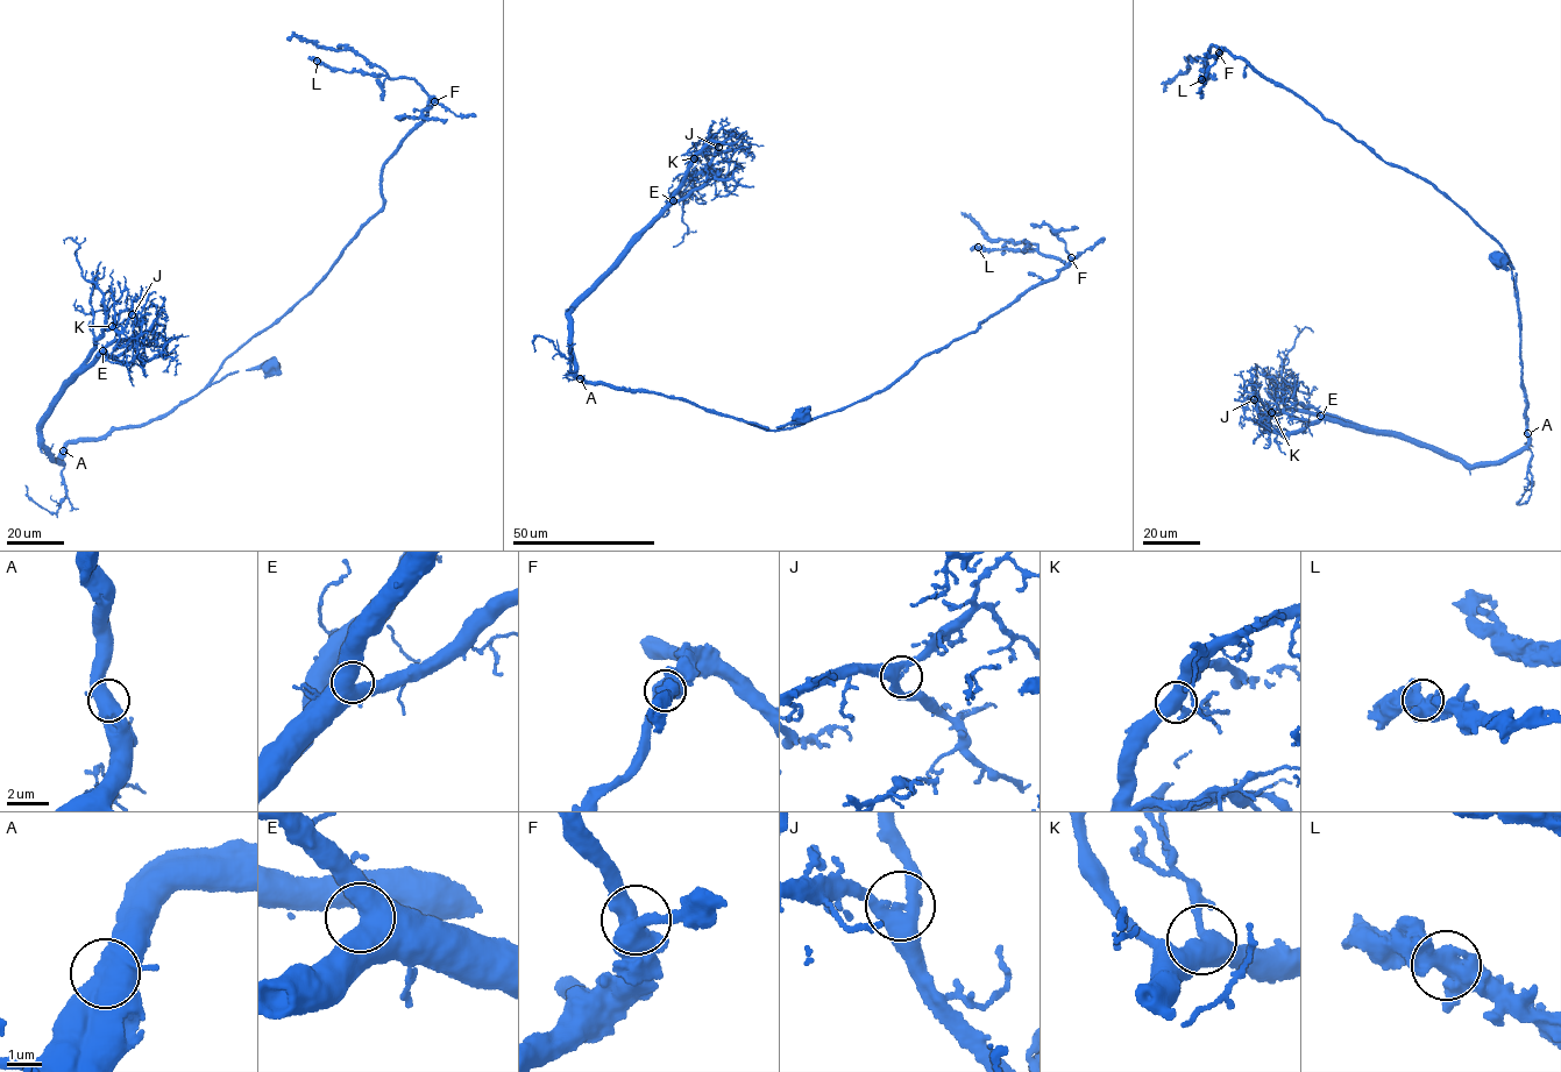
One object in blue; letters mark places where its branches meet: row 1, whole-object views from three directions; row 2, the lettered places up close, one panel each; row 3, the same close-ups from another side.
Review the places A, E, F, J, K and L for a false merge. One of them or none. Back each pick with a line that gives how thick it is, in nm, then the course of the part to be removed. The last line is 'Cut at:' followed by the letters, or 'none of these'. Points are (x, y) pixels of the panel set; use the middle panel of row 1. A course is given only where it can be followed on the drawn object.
Cut at: none of these

